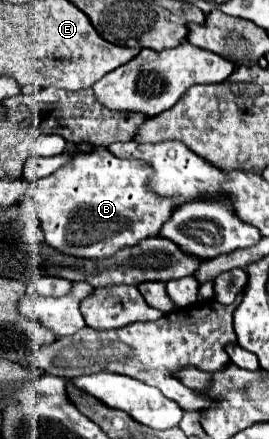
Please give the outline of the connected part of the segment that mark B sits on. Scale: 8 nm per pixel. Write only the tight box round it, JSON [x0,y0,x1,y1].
[27,146,173,258]

